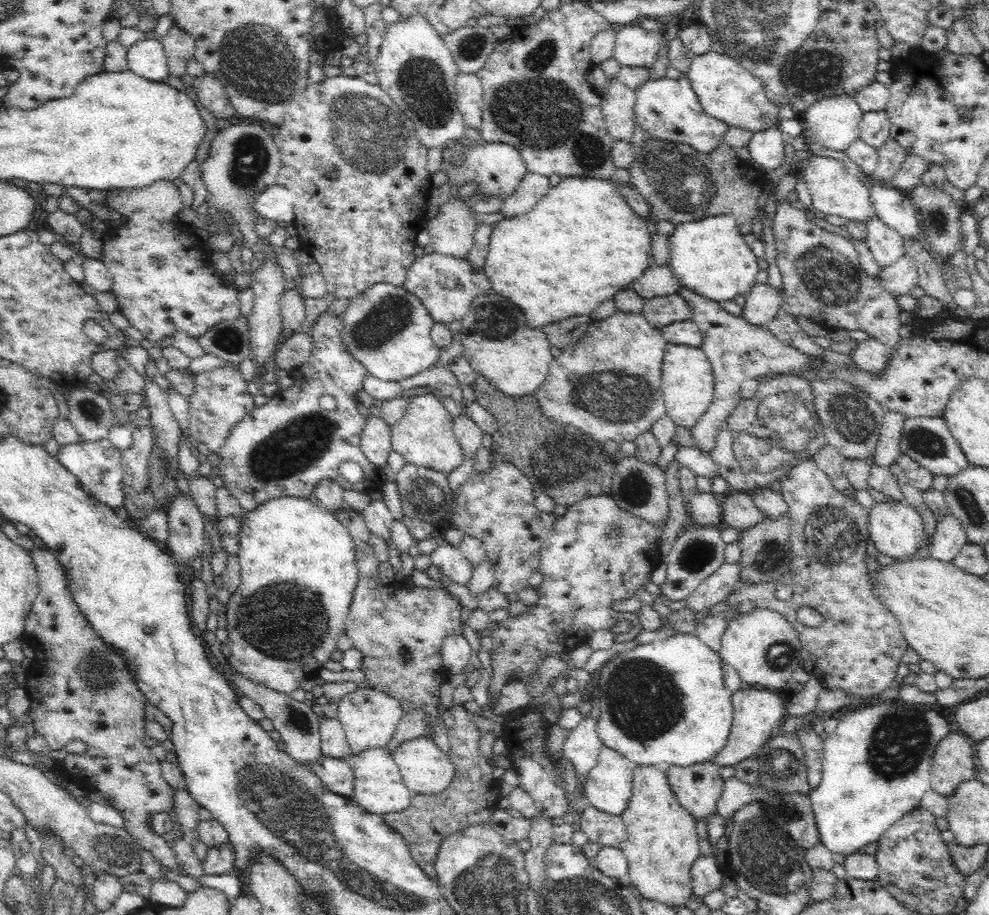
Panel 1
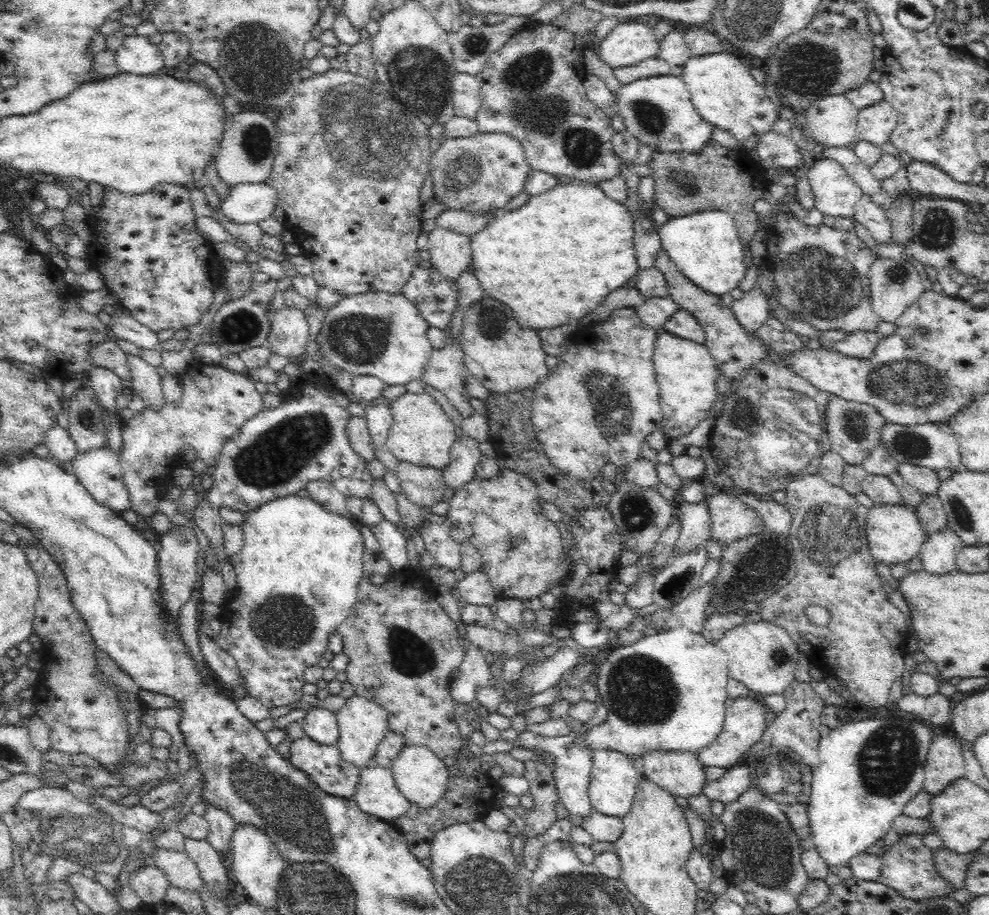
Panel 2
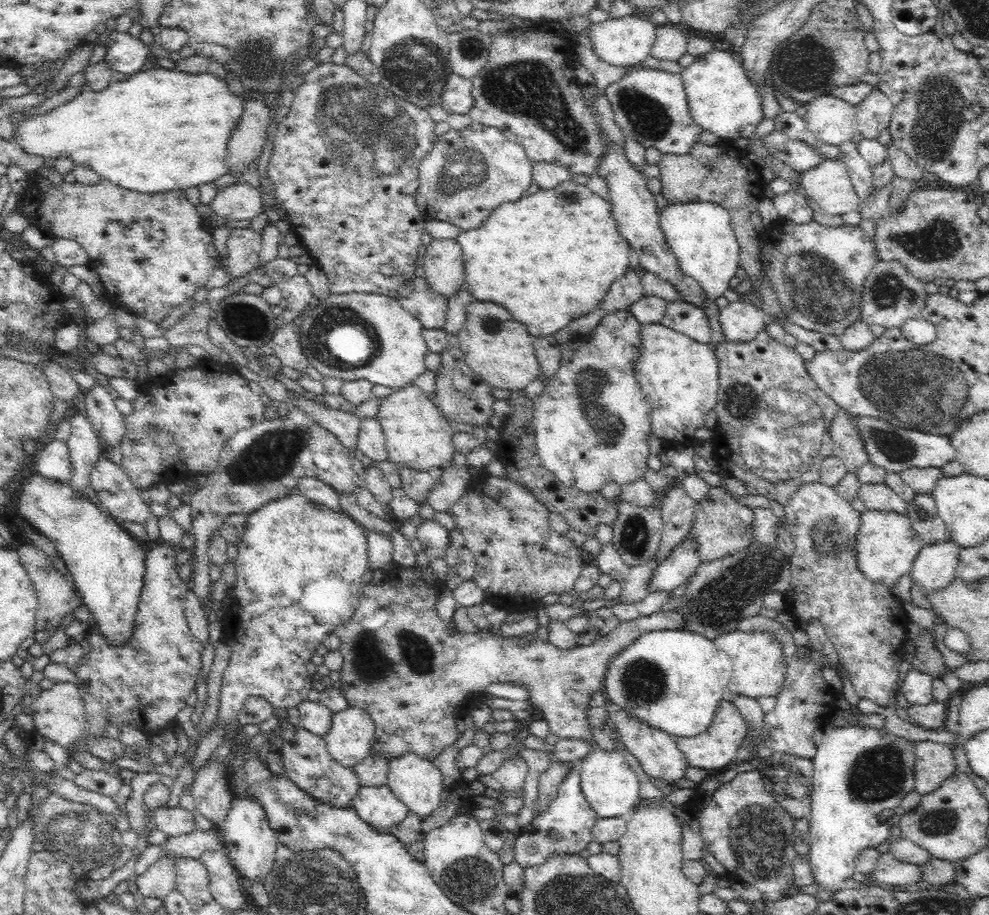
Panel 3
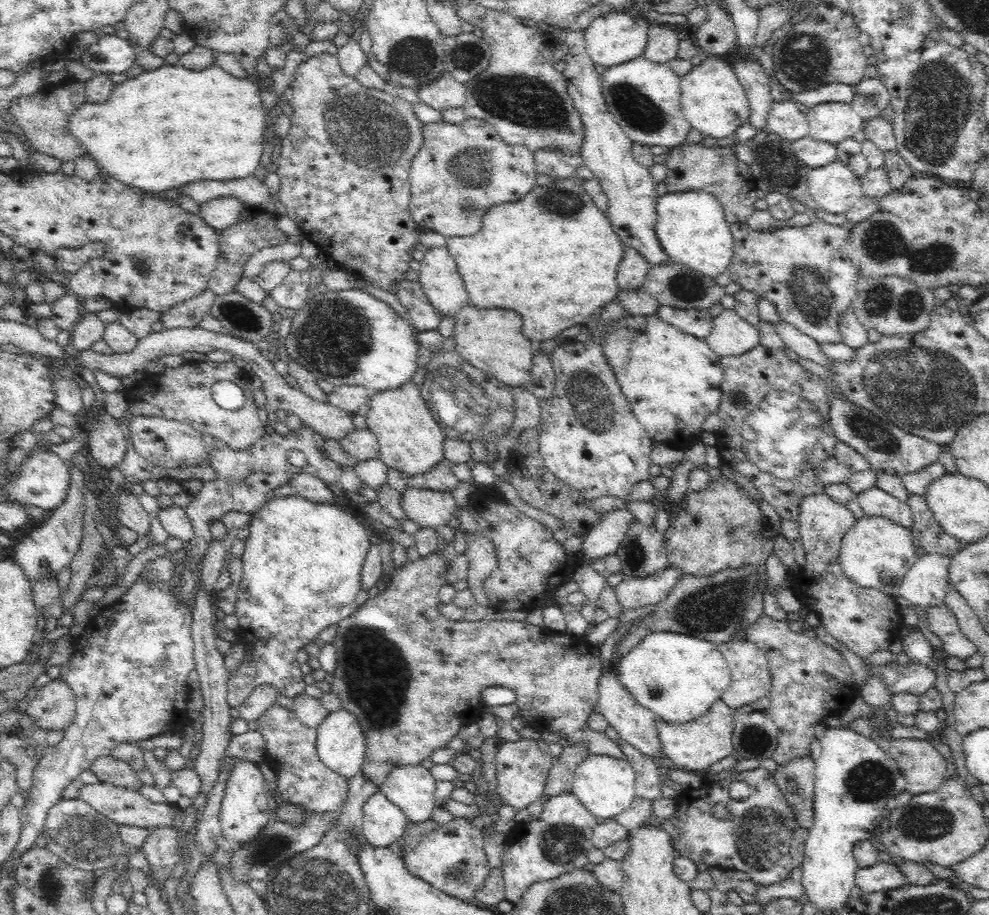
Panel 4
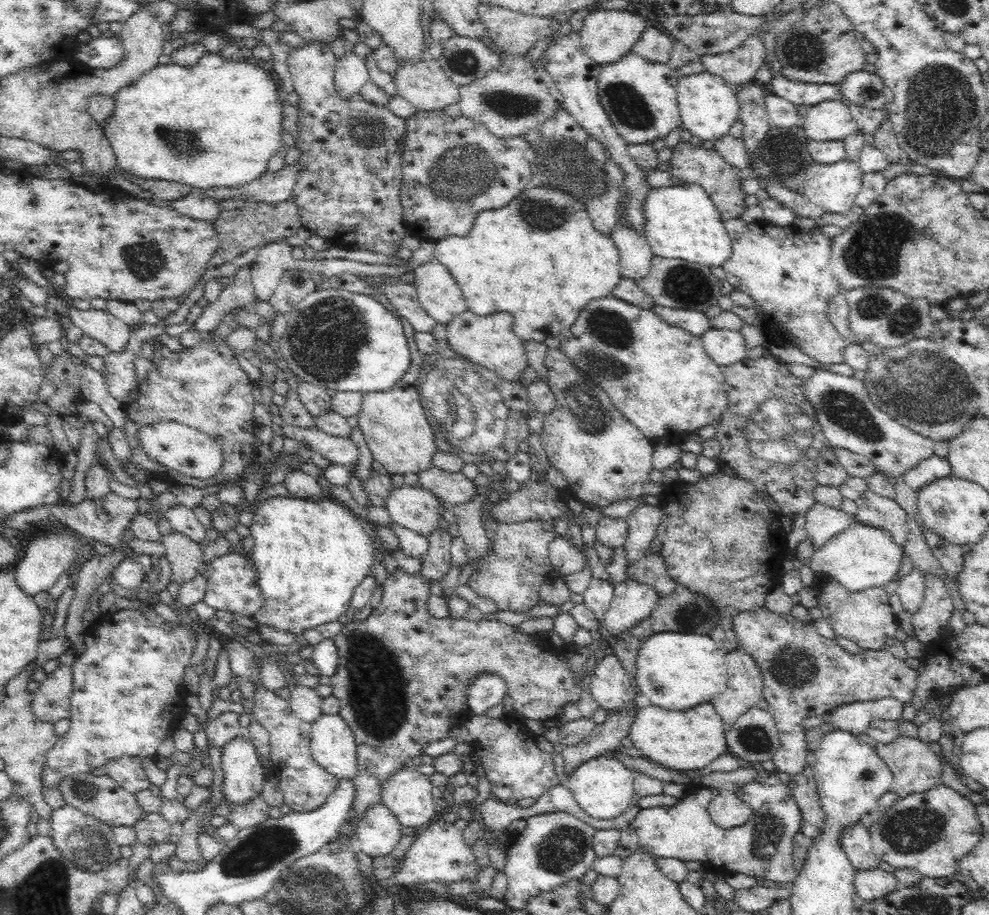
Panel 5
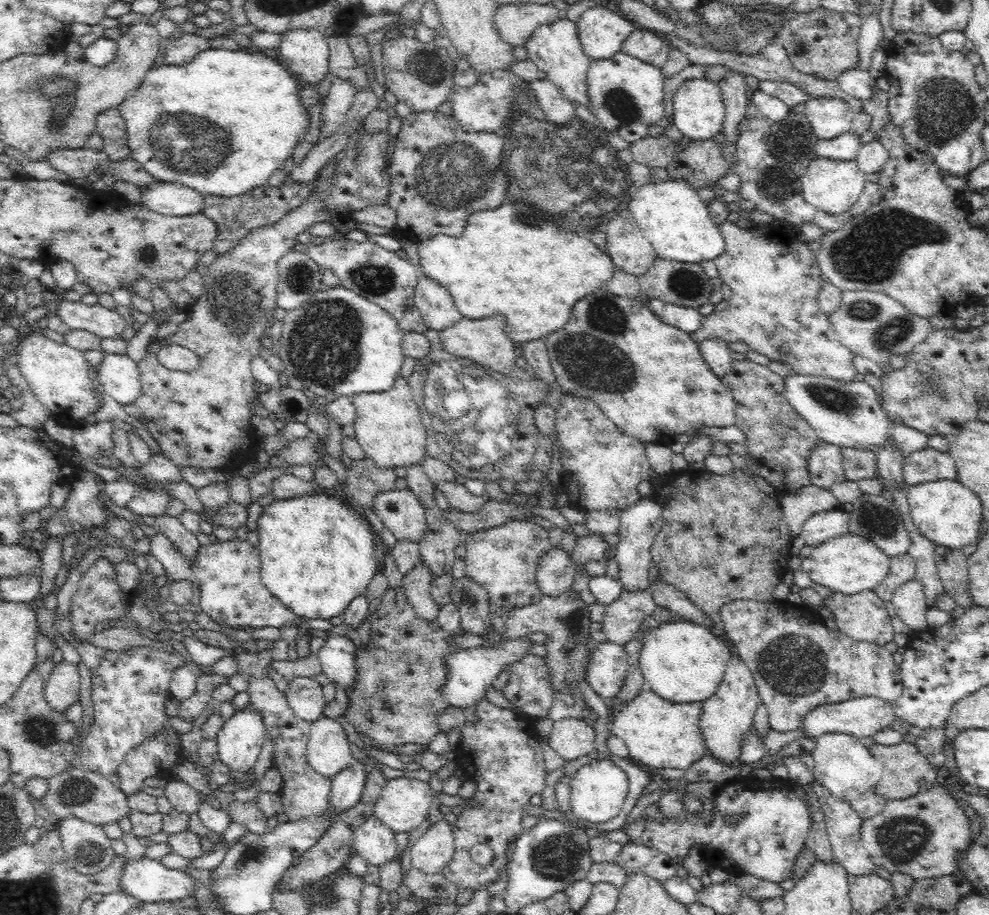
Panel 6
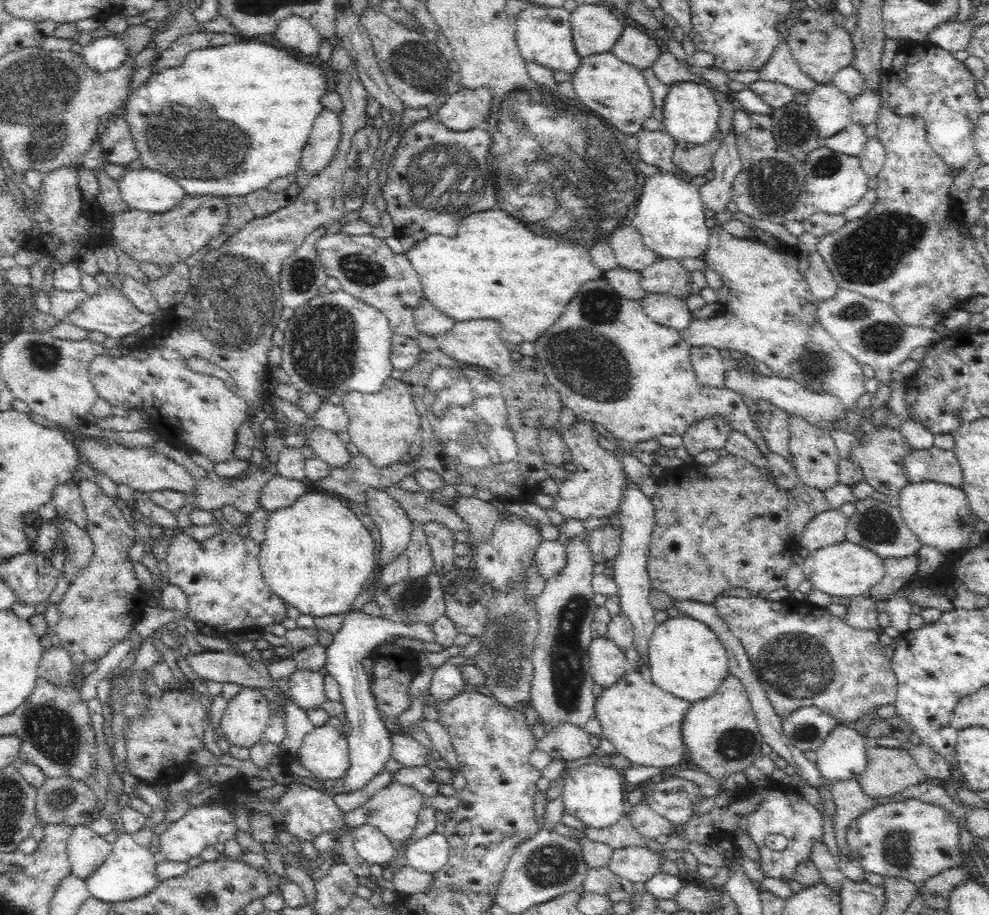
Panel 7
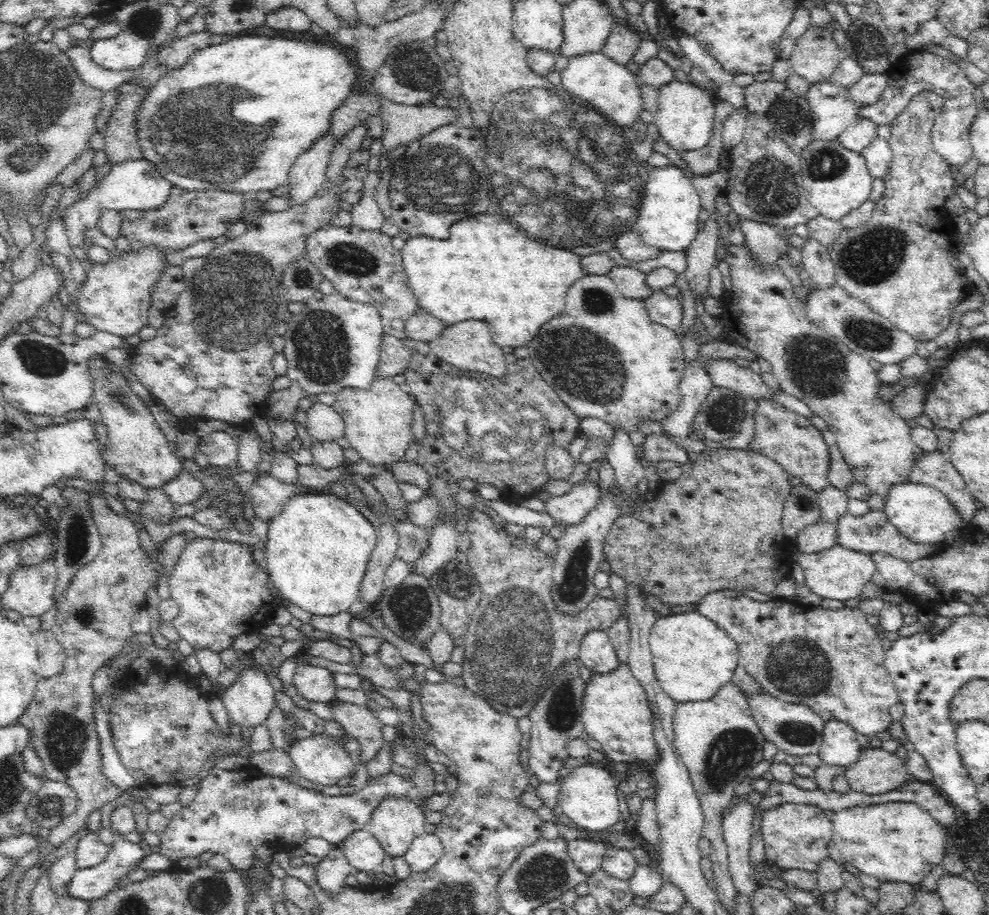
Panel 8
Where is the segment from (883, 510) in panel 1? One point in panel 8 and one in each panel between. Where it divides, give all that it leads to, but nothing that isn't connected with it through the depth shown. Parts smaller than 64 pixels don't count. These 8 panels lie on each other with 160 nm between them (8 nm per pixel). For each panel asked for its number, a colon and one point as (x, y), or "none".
2: (894, 535)
3: (886, 545)
4: (876, 553)
5: (861, 557)
6: (849, 564)
7: (848, 570)
8: (837, 573)

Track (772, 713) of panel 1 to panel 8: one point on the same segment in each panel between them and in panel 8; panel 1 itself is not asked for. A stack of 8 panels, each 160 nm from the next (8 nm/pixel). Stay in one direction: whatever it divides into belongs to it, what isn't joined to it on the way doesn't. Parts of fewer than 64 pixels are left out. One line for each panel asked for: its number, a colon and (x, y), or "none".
2: (745, 719)
3: (716, 748)
4: (696, 745)
5: (690, 739)
6: (658, 733)
7: (643, 722)
8: (614, 705)

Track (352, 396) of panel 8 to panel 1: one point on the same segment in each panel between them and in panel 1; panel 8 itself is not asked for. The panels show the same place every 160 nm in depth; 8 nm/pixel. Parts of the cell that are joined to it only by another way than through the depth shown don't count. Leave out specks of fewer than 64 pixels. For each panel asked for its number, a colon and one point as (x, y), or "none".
1: (424, 436)
2: (421, 433)
3: (417, 436)
4: (409, 439)
5: (396, 430)
6: (387, 426)
7: (382, 425)

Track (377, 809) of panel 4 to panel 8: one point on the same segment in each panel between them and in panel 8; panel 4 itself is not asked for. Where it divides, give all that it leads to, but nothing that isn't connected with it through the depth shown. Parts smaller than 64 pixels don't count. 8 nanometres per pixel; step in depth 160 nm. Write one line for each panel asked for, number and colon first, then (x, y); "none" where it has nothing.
5: (378, 833)
6: (372, 841)
7: (371, 845)
8: (361, 850)

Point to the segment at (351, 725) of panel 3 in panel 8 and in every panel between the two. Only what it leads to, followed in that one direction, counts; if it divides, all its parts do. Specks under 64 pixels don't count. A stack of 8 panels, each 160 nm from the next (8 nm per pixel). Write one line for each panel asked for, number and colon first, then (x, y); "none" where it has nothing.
4: (340, 746)
5: (333, 747)
6: (328, 752)
7: (324, 752)
8: (320, 760)

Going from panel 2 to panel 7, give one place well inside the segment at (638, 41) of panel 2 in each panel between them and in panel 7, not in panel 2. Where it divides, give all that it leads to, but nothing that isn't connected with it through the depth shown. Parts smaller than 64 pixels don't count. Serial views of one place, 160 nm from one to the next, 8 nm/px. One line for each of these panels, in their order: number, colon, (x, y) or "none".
3: (625, 42)
4: (611, 39)
5: (607, 34)
6: (601, 30)
7: (595, 28)

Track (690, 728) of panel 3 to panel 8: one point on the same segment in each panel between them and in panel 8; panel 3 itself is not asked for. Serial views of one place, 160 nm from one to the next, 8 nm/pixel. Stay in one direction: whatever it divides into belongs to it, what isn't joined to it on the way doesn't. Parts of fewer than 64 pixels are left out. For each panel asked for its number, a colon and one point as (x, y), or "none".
4: (678, 677)
5: (674, 671)
6: (682, 661)
7: (686, 659)
8: (693, 657)

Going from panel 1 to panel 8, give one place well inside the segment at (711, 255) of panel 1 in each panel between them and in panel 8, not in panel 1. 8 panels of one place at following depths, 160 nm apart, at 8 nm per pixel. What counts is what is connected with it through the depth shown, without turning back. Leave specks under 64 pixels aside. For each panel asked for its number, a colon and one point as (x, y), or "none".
2: (705, 246)
3: (699, 234)
4: (691, 227)
5: (681, 222)
6: (669, 214)
7: (669, 215)
8: (668, 216)

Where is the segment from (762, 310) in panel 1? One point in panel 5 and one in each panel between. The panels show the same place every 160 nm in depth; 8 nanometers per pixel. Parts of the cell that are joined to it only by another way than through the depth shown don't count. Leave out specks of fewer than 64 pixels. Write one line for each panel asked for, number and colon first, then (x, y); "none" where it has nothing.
2: (751, 311)
3: (740, 322)
4: (730, 336)
5: (725, 347)

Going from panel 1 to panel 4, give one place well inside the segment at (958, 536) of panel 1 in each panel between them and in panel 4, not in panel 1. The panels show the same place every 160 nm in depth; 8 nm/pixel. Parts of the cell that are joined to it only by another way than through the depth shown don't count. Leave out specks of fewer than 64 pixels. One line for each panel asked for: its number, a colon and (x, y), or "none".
2: (938, 554)
3: (933, 569)
4: (923, 585)

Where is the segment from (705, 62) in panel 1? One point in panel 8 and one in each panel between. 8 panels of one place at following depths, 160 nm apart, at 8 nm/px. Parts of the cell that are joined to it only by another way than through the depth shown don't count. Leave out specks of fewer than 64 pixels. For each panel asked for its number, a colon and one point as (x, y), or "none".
2: (724, 94)
3: (721, 99)
4: (712, 100)
5: (707, 105)
6: (698, 111)
7: (690, 111)
8: (684, 118)

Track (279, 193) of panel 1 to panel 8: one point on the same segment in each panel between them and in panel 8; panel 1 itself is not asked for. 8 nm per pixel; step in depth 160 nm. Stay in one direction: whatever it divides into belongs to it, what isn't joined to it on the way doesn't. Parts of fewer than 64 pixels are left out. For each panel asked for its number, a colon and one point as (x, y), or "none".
2: (245, 203)
3: (240, 201)
4: (221, 213)
5: (195, 205)
6: (174, 199)
7: (142, 188)
8: (133, 184)

